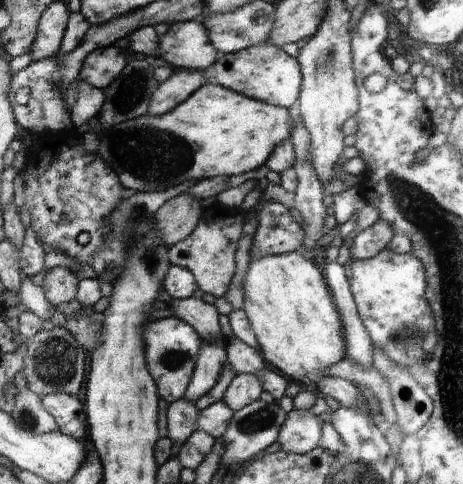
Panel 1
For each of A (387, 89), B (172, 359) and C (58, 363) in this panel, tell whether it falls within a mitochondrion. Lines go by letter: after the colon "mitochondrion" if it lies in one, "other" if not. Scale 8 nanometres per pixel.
A: other
B: mitochondrion
C: mitochondrion

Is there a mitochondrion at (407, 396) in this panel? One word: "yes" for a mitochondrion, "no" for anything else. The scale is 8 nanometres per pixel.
yes

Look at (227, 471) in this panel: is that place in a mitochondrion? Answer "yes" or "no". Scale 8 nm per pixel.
no

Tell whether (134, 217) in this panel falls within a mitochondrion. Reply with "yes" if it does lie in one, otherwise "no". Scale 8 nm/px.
yes

